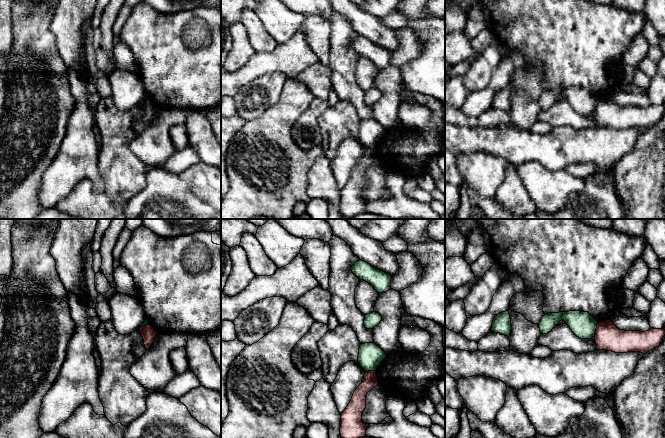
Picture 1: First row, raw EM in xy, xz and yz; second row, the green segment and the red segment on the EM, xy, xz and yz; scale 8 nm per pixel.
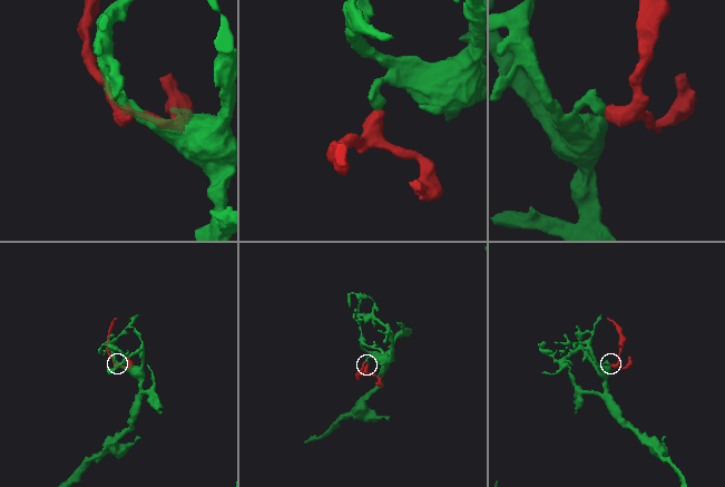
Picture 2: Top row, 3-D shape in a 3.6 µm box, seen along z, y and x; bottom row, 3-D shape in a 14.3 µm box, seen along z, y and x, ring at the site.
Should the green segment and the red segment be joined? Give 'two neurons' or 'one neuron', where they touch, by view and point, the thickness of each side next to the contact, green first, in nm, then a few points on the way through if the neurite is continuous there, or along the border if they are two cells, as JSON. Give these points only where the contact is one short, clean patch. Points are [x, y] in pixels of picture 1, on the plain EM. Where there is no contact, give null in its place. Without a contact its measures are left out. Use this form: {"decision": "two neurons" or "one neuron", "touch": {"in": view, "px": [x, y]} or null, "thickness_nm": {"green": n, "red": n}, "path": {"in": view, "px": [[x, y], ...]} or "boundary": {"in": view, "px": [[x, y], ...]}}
{"decision": "two neurons", "touch": {"in": "yz", "px": [595, 105]}, "thickness_nm": {"green": 200, "red": 220}, "boundary": {"in": "yz", "px": [[598, 99], [594, 111]]}}

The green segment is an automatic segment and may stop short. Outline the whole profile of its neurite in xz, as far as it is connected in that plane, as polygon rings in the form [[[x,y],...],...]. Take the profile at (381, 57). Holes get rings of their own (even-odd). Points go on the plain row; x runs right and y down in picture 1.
[[[359,36],[352,42],[351,46],[360,56],[370,59],[378,69],[391,65],[391,51],[374,44],[365,37]]]

